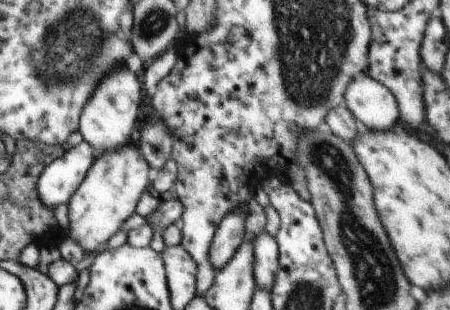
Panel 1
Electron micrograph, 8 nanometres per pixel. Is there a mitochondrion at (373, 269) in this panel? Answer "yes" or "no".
yes

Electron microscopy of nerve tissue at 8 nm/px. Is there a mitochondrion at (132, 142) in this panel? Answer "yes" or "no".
no

